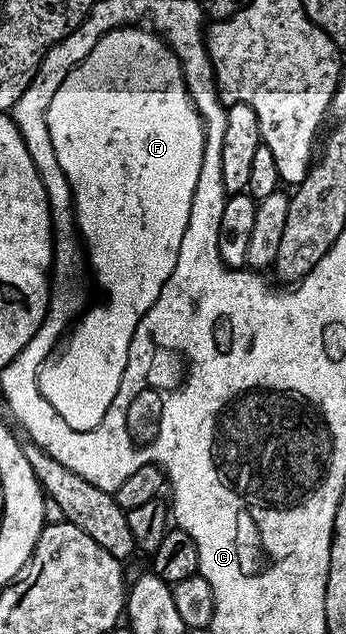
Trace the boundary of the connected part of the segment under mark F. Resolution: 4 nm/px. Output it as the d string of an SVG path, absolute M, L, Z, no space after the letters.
M147 26L114 28L103 33L101 42L61 82L46 112L49 138L56 146L95 144L95 148L79 152L79 180L77 176L73 188L75 227L90 271L94 279L99 279L107 297L103 304L88 307L74 321L61 347L39 369L39 389L45 402L71 428L82 432L91 432L103 423L113 398L121 390L127 361L131 359L133 334L144 323L153 302L157 302L161 286L169 282L173 266L177 266L193 196L197 194L199 176L203 176L209 122L207 112L199 109L185 82L186 69L182 65L182 58L160 32Z

